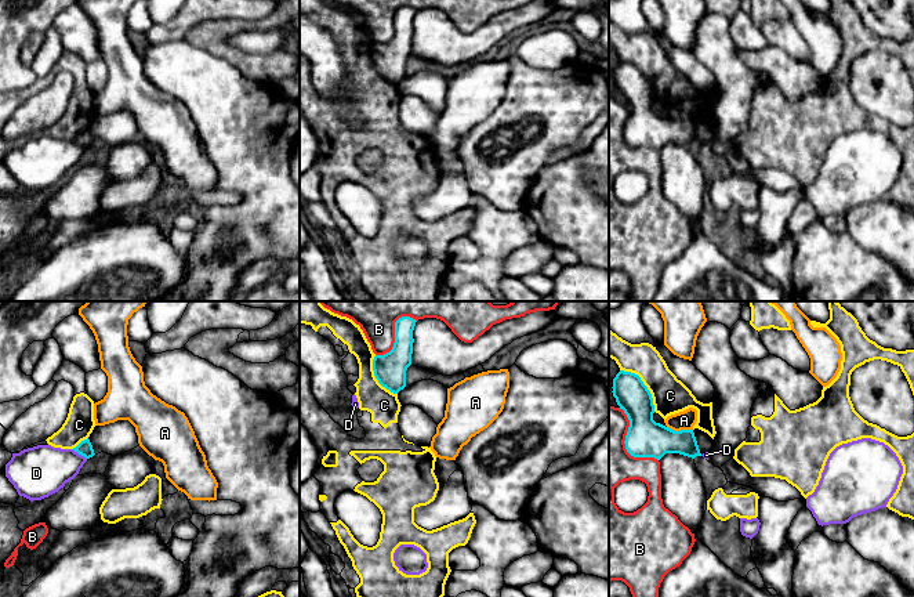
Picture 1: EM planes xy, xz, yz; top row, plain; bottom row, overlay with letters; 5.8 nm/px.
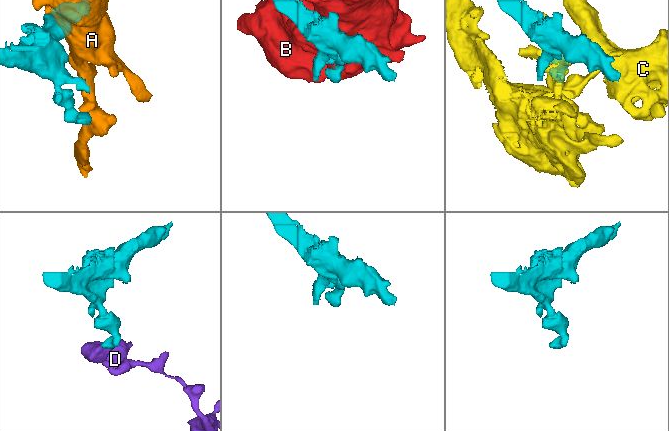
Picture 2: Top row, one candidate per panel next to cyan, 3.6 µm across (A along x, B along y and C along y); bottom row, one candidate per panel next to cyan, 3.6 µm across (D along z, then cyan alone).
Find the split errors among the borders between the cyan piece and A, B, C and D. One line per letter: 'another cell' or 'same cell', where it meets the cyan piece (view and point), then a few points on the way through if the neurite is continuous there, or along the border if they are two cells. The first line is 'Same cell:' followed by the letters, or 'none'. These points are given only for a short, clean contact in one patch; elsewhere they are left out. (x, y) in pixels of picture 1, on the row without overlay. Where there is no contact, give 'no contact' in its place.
Same cell: none
A: another cell; meets cyan in yz at (681, 120)
B: another cell; meets cyan in yz at (624, 133)
C: another cell; meets cyan in yz at (644, 75)
D: another cell; meets cyan in xy at (79, 144)

